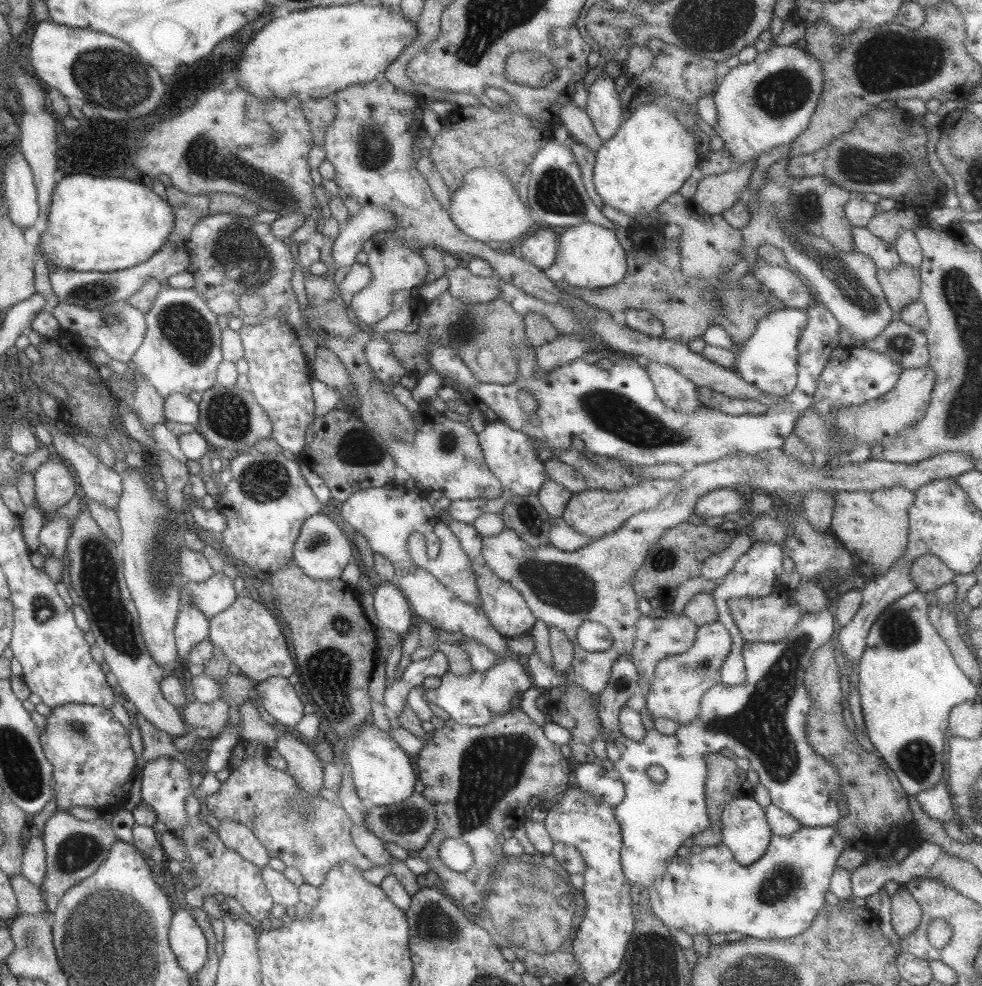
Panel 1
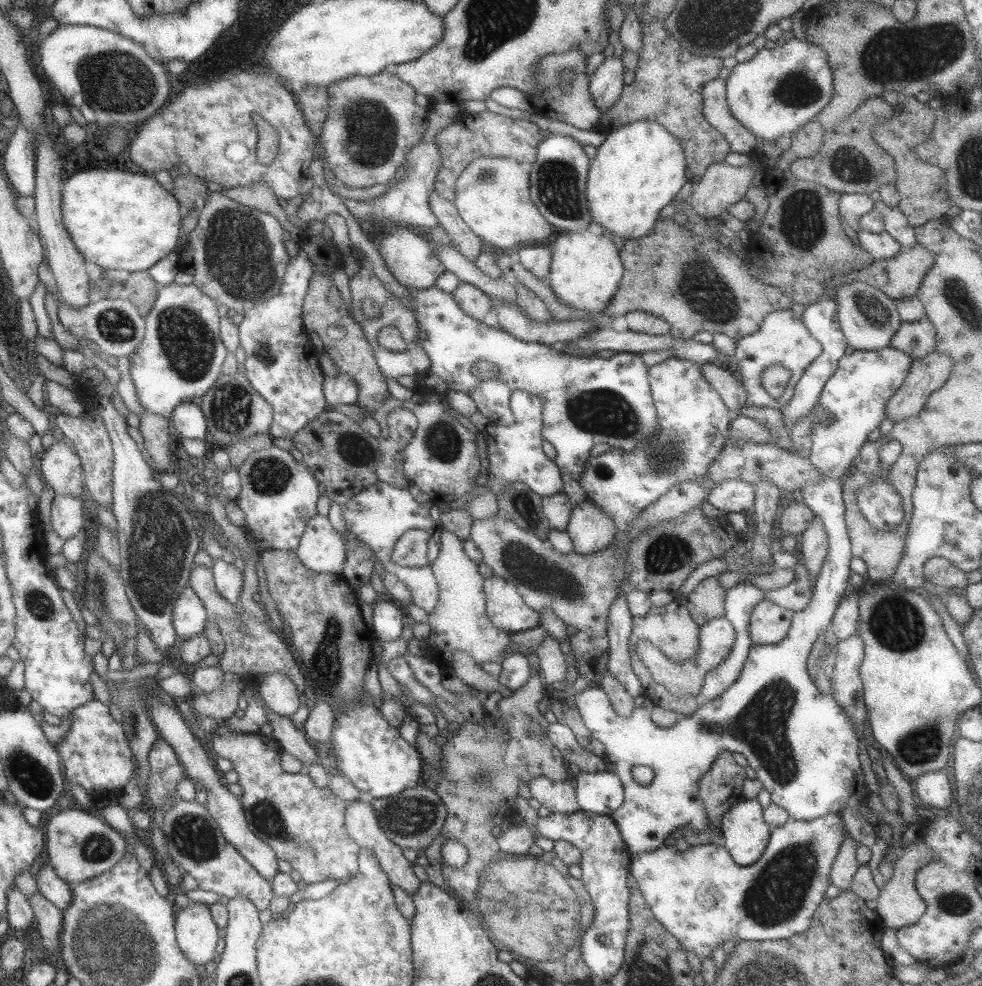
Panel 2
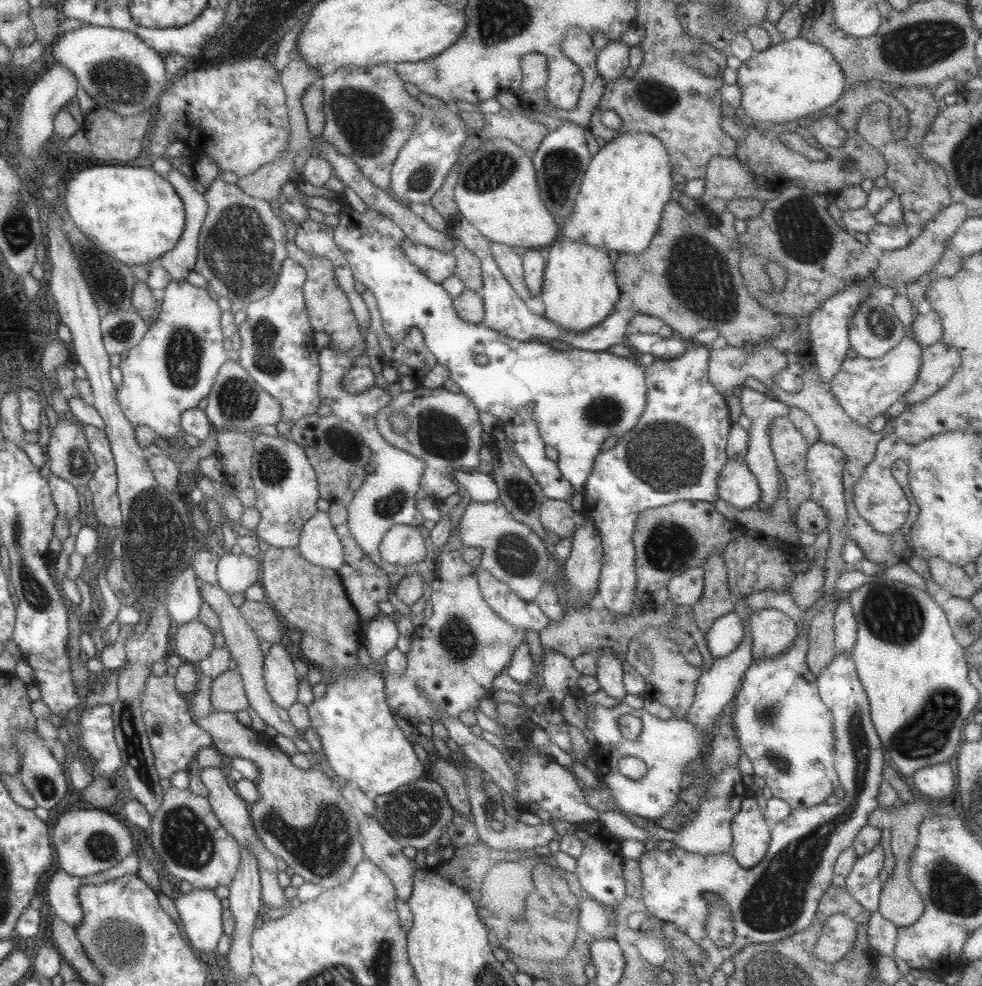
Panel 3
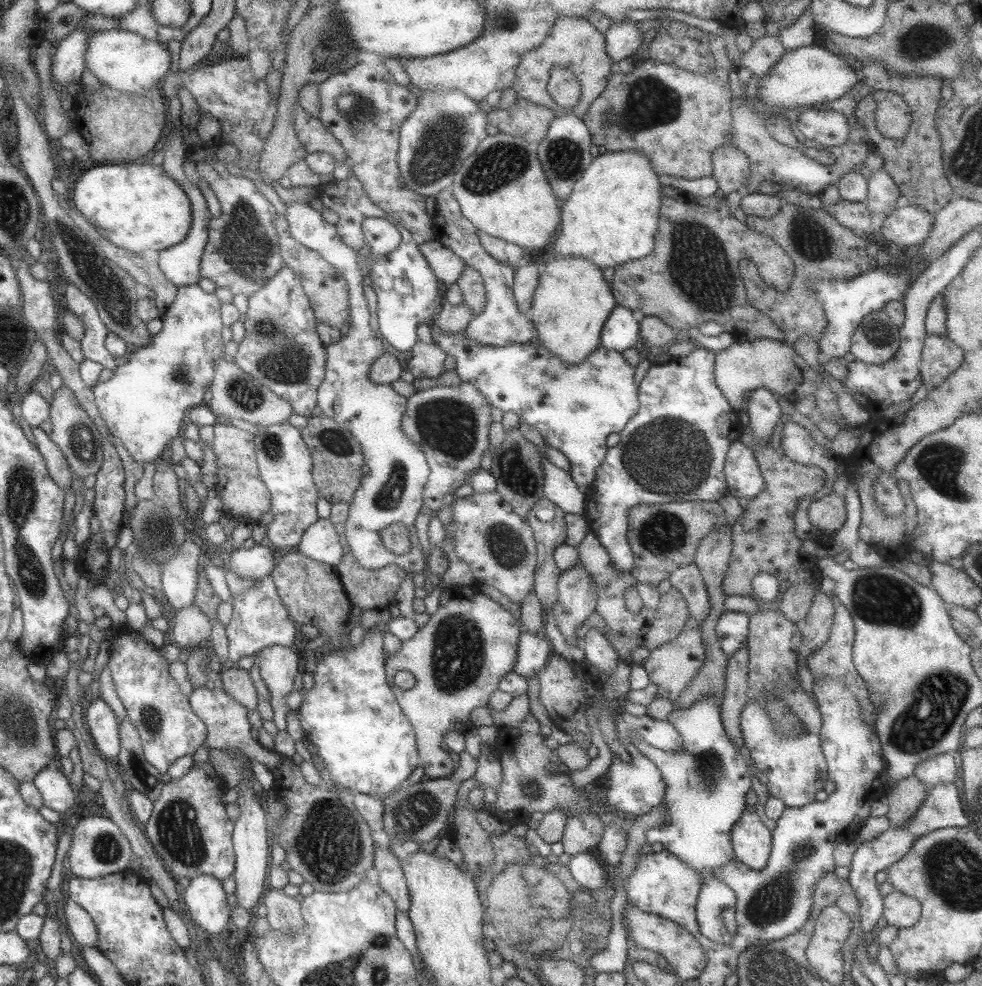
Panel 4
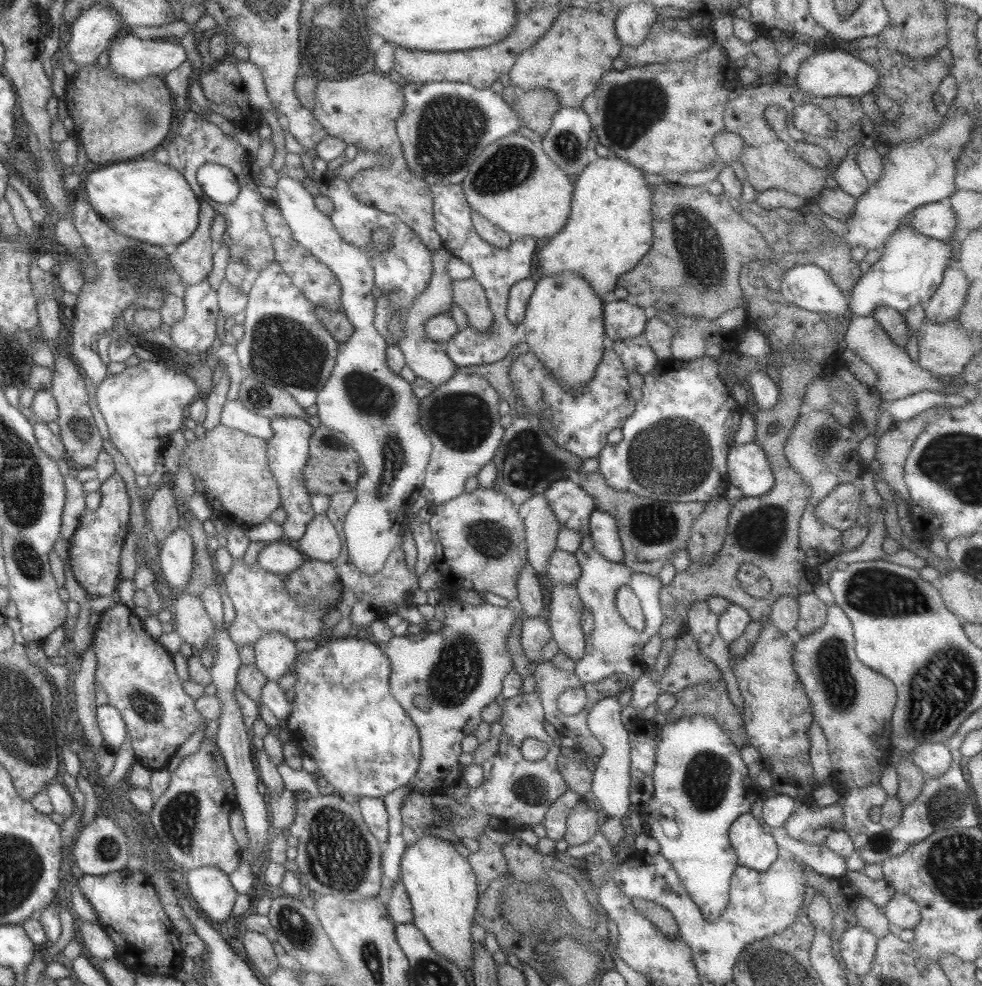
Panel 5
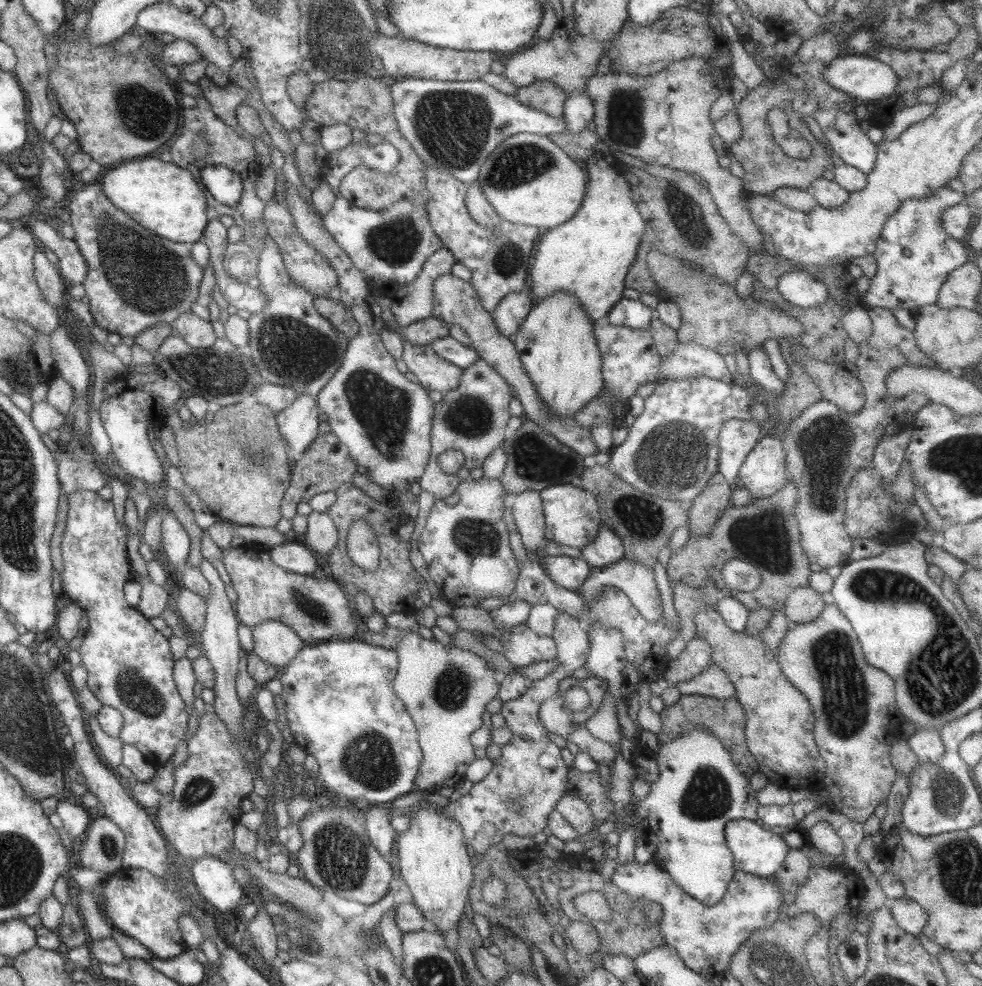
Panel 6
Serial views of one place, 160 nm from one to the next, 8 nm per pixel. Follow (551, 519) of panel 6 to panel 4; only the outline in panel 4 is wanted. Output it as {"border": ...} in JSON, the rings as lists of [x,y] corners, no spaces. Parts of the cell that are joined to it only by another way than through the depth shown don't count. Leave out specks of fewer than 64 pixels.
{"border":[[[543,454],[540,460],[543,471],[542,493],[565,514],[583,515],[585,493],[581,492],[567,471],[549,463]]]}

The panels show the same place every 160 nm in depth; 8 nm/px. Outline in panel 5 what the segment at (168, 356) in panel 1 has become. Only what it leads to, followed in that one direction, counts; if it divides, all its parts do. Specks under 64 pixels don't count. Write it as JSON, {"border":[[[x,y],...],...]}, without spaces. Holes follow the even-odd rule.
{"border":[[[206,278],[201,282],[190,285],[187,288],[179,290],[180,296],[185,306],[183,316],[177,324],[173,324],[169,337],[171,343],[178,346],[181,351],[189,355],[200,354],[206,355],[210,352],[210,347],[216,338],[218,303],[215,289],[211,289]],[[149,360],[127,367],[120,374],[107,375],[96,386],[96,404],[107,425],[110,442],[135,474],[148,477],[155,472],[155,462],[169,444],[168,437],[182,428],[188,404],[202,396],[195,380],[187,374]]]}

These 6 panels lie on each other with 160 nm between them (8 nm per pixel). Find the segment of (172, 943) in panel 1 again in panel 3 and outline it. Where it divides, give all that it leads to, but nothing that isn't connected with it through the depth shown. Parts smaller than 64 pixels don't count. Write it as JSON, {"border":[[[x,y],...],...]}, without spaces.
{"border":[[[193,888],[179,897],[173,904],[183,925],[185,940],[198,956],[214,954],[222,934],[221,902],[211,888]]]}

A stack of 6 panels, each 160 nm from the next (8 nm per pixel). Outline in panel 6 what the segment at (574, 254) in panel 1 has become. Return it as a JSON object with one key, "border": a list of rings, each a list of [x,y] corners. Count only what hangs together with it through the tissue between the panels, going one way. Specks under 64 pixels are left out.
{"border":[[[555,292],[551,296],[545,296],[545,300],[533,302],[531,310],[513,338],[511,342],[517,350],[523,371],[531,379],[536,394],[540,396],[552,417],[571,417],[595,395],[600,394],[603,386],[601,356],[593,338],[593,324],[587,314],[583,314],[583,307],[579,307],[579,302],[567,292]]]}

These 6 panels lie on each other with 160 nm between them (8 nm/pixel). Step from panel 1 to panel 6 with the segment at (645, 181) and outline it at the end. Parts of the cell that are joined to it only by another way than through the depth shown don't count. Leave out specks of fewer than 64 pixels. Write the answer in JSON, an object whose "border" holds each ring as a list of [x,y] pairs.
{"border":[[[591,155],[582,165],[587,173],[587,182],[580,207],[567,222],[549,229],[540,238],[529,276],[533,302],[545,300],[545,296],[551,296],[555,292],[567,292],[579,302],[579,307],[583,307],[583,314],[587,314],[587,318],[593,322],[607,316],[617,300],[623,298],[622,292],[626,288],[624,278],[636,259],[645,225],[631,198],[631,185],[625,181],[623,175],[617,174],[617,170],[607,164],[602,155]]]}

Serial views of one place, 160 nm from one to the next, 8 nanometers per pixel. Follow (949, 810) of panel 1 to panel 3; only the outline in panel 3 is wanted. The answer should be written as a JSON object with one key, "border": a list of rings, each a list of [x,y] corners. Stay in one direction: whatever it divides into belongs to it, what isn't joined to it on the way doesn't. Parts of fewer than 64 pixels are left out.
{"border":[[[946,761],[942,764],[919,768],[911,776],[913,786],[930,799],[947,800],[953,790],[953,770]]]}

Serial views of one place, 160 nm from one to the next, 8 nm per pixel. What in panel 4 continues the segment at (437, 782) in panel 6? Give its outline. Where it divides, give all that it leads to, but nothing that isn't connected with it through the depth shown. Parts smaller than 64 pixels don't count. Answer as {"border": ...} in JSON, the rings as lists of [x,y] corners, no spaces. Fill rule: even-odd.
{"border":[[[474,584],[466,588],[449,585],[442,590],[438,607],[429,615],[426,624],[409,640],[402,641],[399,652],[387,654],[386,679],[413,729],[423,774],[428,779],[446,779],[457,768],[457,763],[449,758],[443,733],[463,734],[473,728],[470,712],[487,706],[491,692],[514,667],[520,631],[511,613],[481,593]],[[397,670],[413,674],[415,683],[411,688],[401,690],[393,683]]]}

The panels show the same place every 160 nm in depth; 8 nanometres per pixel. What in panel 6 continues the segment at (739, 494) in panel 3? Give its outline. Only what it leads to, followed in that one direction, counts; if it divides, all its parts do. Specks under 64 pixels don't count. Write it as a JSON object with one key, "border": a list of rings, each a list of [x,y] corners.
{"border":[[[762,434],[740,464],[734,487],[743,487],[755,499],[775,494],[789,478],[782,440]]]}

